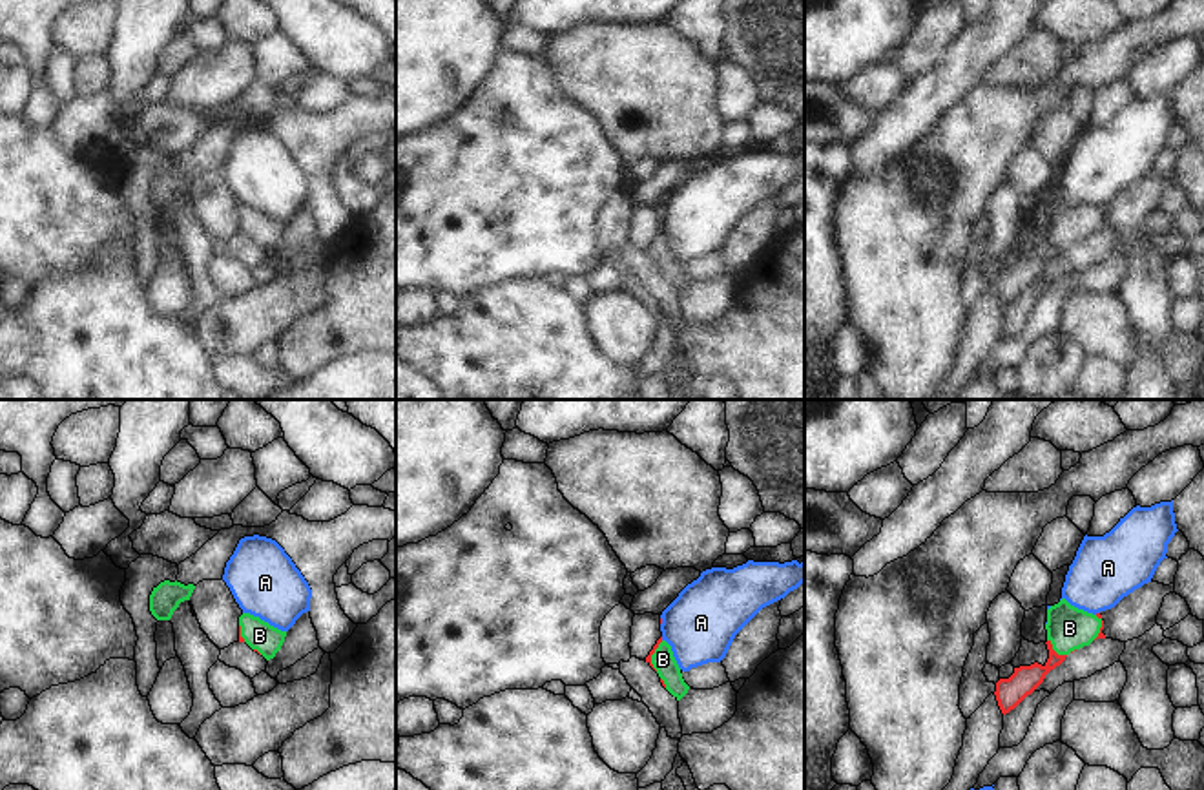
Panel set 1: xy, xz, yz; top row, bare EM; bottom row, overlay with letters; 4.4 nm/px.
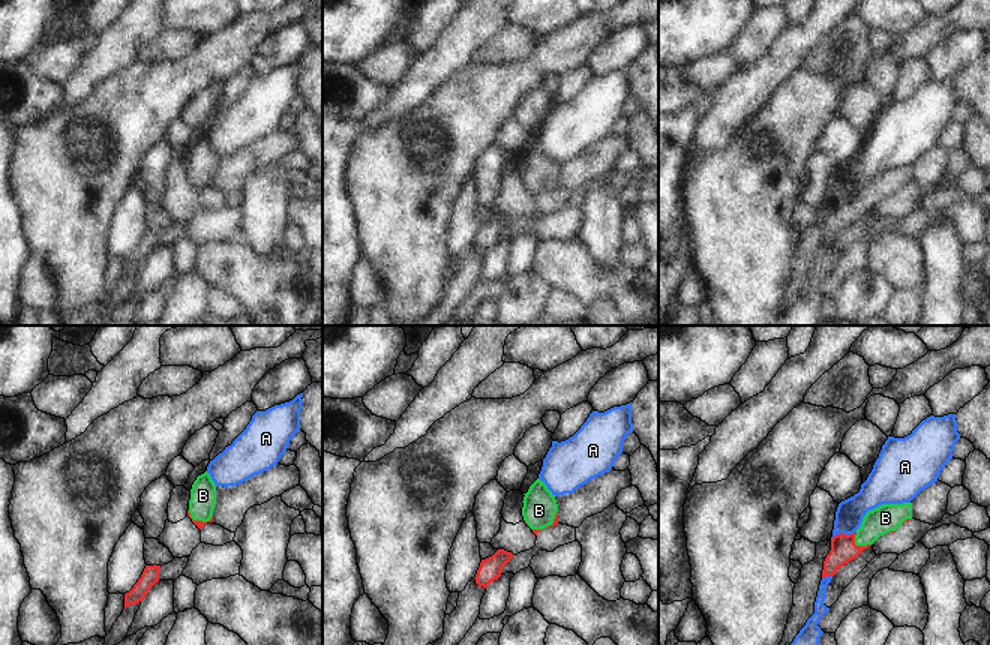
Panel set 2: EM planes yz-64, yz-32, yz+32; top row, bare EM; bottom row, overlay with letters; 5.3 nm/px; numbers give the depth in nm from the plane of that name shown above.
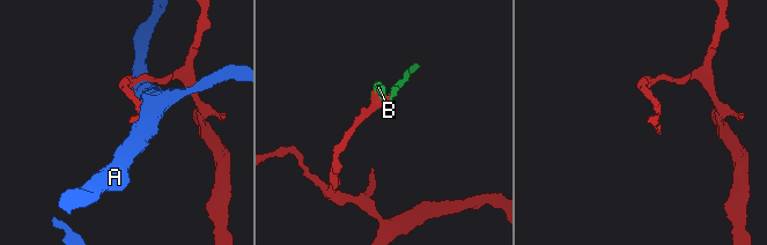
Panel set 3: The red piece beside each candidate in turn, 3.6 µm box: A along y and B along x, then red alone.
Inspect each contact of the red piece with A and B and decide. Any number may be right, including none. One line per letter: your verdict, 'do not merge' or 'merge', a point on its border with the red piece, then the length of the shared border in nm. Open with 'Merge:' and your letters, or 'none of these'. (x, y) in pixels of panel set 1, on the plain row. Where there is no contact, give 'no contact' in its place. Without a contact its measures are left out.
Merge: B
A: do not merge; meets red in xz at (661, 212); contact 40 nm long
B: merge; meets red in yz at (1053, 241); contact 120 nm long

